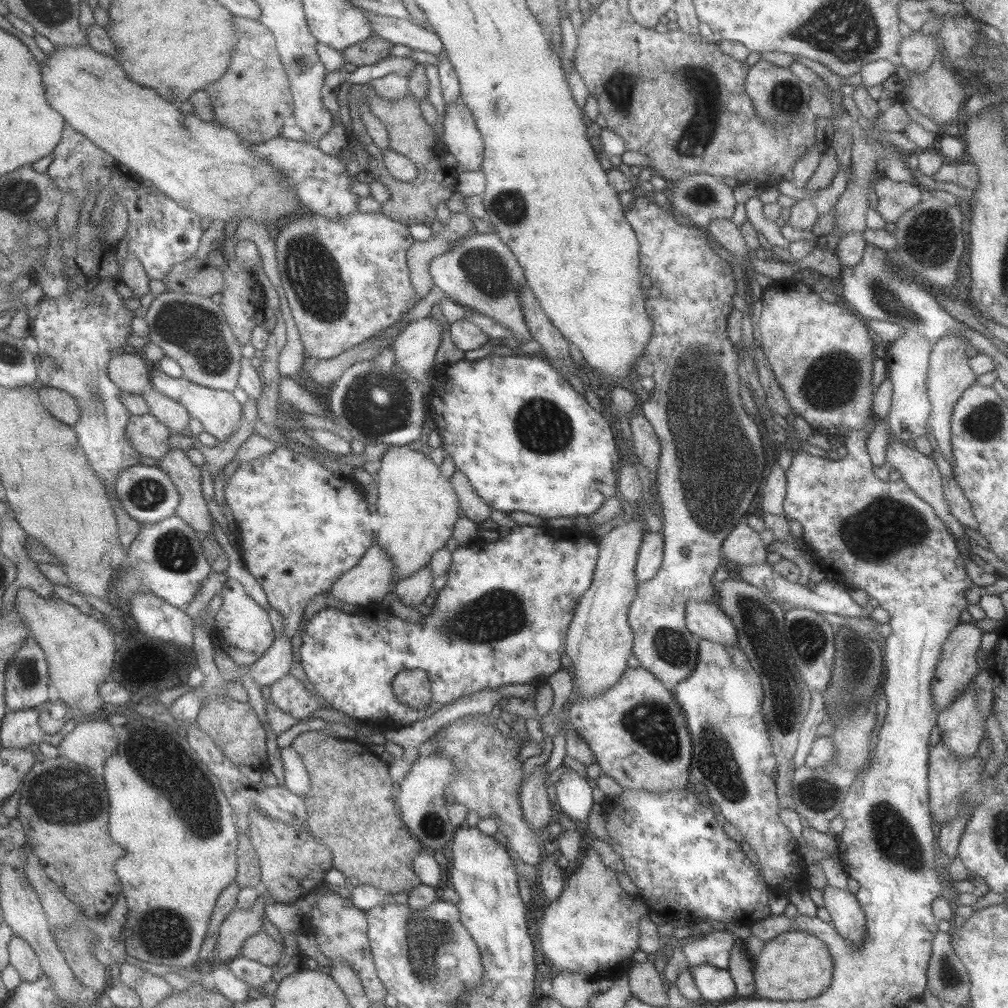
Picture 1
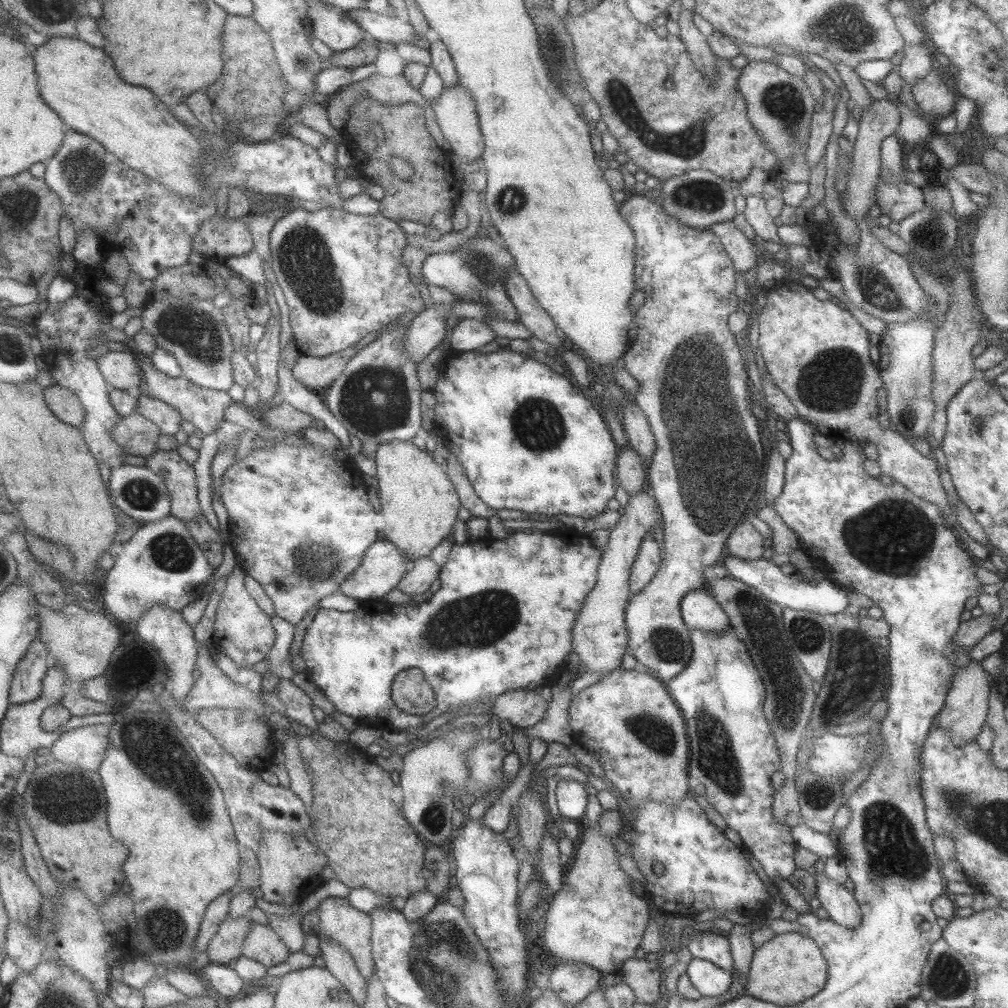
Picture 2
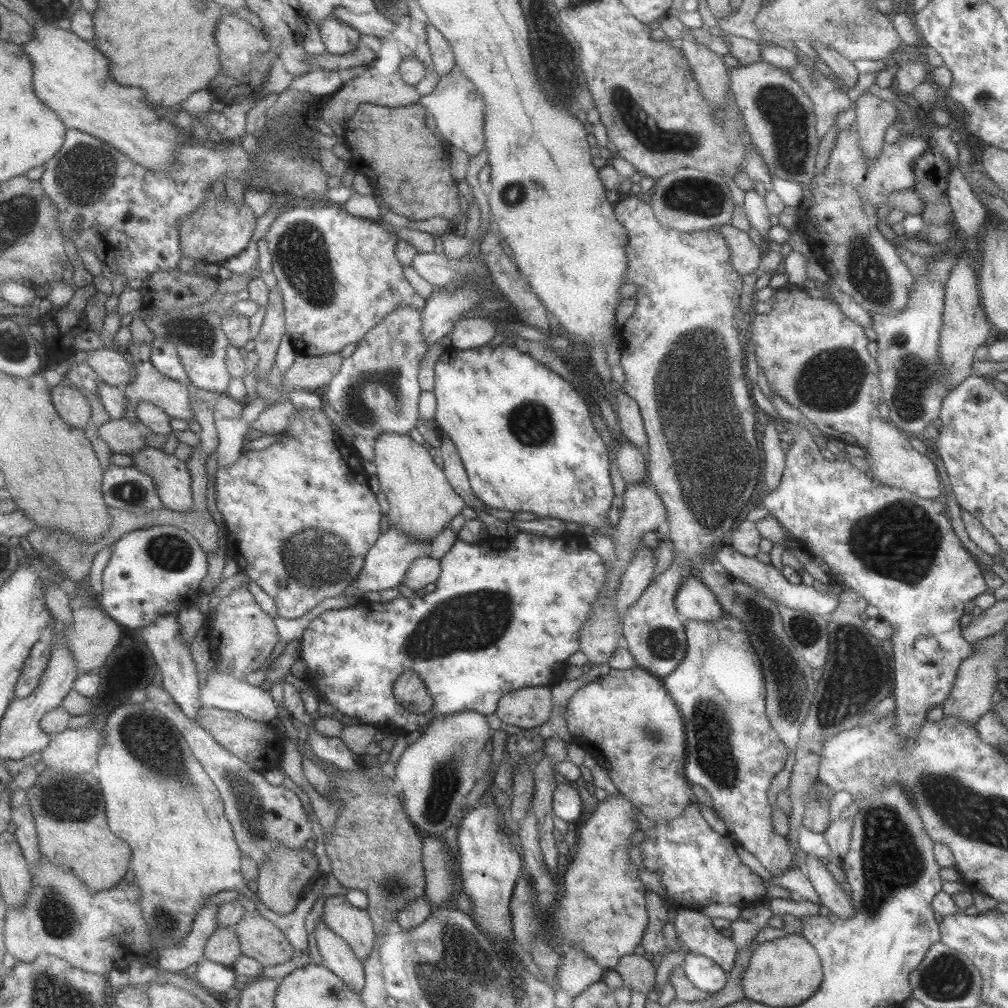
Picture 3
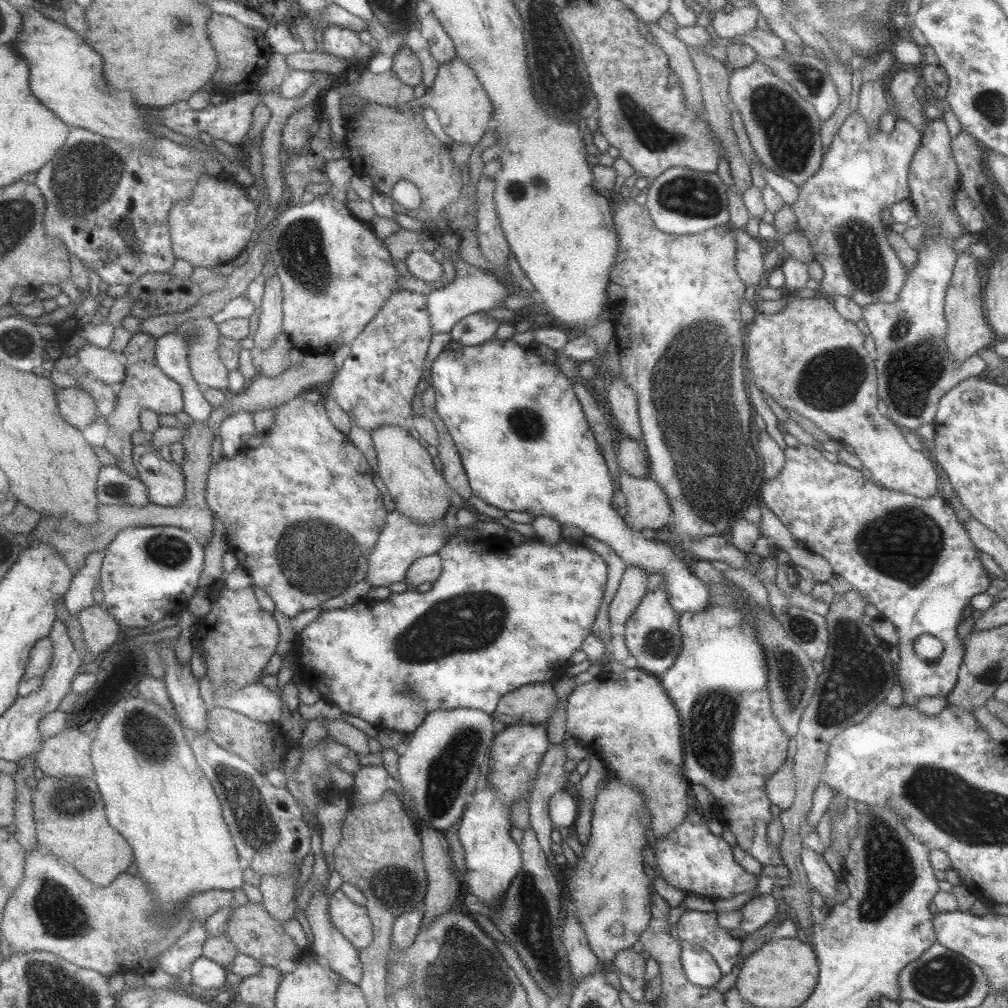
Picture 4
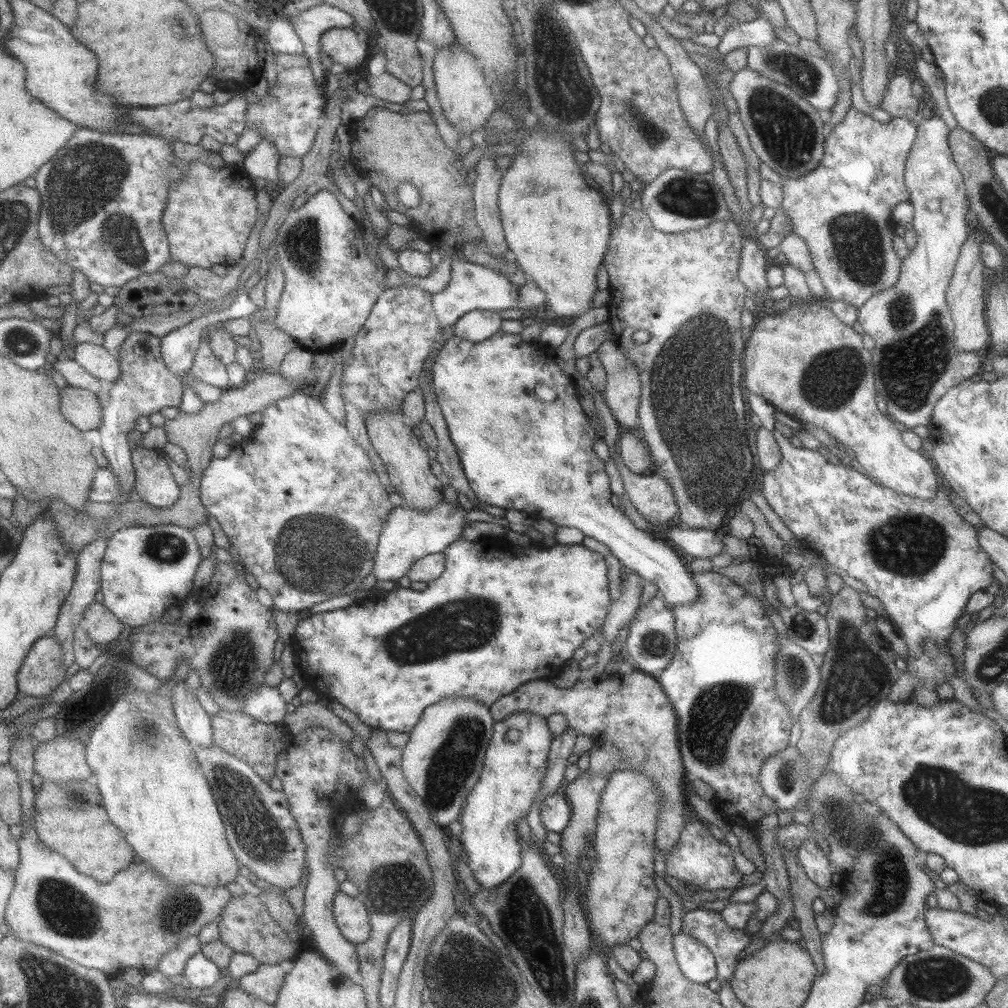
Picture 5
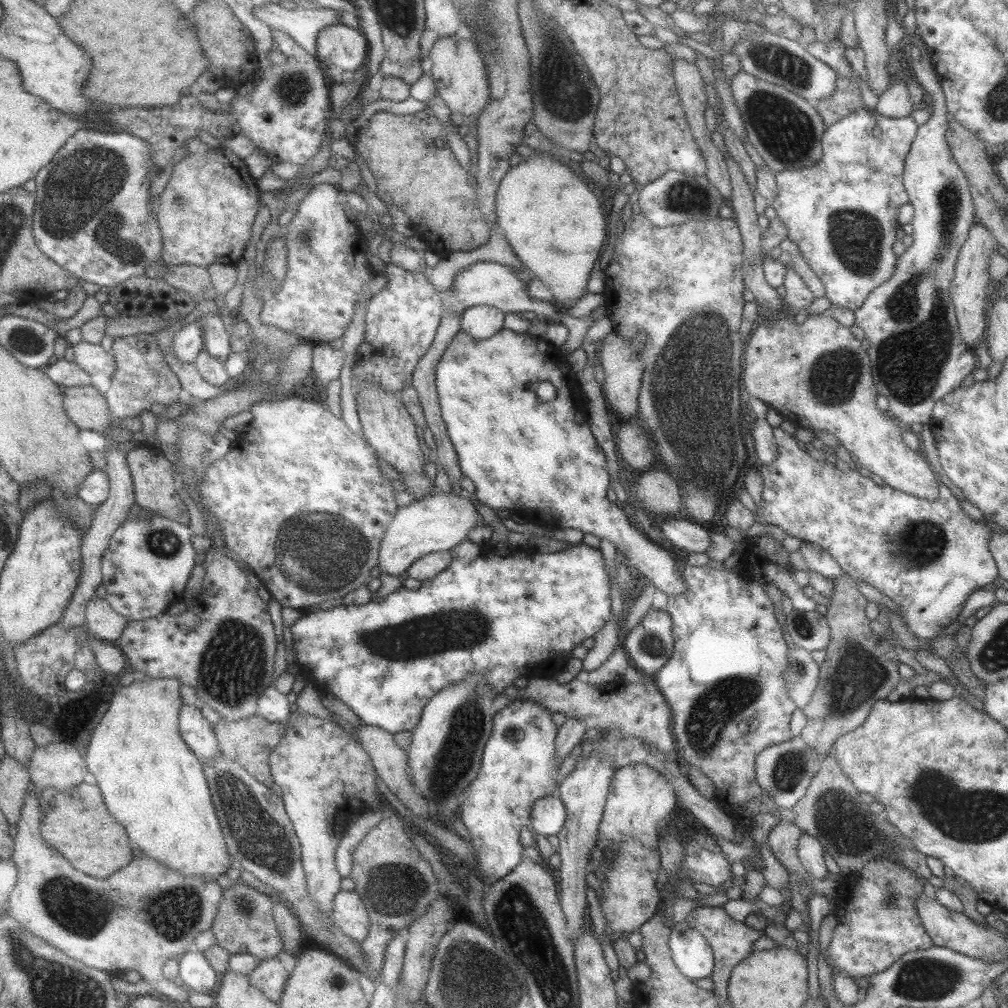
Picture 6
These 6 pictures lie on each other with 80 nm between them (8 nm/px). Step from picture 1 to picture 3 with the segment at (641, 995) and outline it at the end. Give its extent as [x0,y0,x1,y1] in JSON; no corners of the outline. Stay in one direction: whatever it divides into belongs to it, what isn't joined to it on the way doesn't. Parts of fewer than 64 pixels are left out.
[613,953,655,997]

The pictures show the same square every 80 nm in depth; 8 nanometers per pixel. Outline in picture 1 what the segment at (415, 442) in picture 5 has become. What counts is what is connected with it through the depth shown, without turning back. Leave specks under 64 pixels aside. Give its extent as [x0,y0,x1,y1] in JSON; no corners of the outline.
[374,445,459,584]

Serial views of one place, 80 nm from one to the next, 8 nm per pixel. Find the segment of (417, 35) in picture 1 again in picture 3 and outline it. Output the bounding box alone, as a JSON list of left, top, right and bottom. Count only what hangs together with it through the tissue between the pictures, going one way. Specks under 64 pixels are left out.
[330,6,395,36]

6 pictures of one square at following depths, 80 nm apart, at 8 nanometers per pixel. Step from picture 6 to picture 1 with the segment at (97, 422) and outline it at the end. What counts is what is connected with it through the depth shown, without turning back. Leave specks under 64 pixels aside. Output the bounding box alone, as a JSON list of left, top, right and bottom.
[37,387,80,426]

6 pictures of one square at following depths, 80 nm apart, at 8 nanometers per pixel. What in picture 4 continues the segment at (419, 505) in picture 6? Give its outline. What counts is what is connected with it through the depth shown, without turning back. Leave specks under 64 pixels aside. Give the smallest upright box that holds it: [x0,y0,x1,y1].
[365,509,448,586]

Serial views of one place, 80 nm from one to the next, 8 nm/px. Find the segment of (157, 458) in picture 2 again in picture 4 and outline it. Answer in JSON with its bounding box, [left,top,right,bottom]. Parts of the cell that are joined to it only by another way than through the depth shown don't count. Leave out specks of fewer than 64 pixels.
[132,445,185,507]

